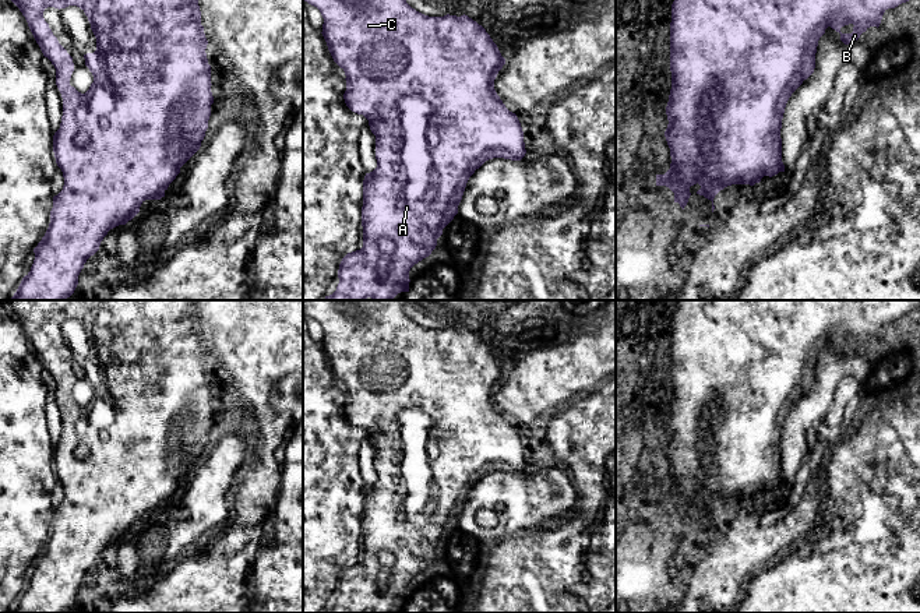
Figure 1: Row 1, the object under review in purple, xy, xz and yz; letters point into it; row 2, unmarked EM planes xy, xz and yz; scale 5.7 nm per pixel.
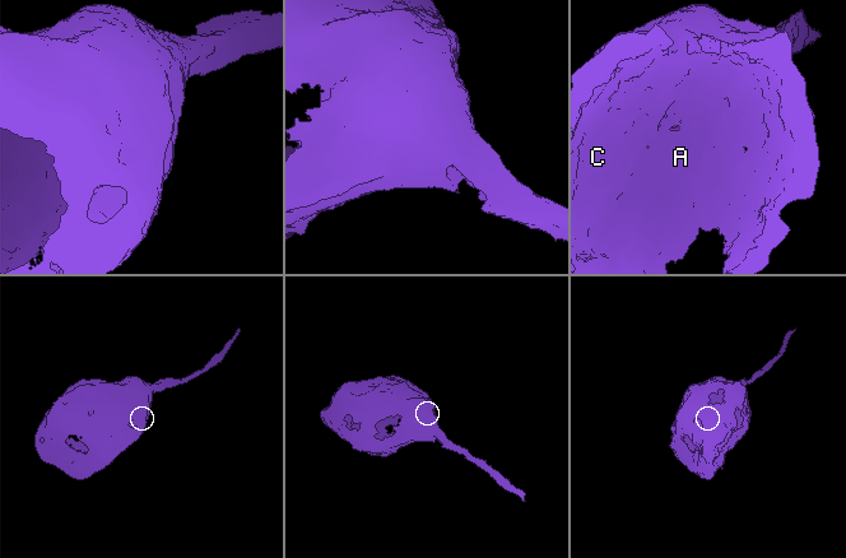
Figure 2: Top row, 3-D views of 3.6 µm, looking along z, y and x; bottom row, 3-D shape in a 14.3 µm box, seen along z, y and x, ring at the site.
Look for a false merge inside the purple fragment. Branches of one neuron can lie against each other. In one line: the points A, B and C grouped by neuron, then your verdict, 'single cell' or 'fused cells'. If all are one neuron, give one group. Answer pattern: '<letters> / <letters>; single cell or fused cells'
A C / B; fused cells

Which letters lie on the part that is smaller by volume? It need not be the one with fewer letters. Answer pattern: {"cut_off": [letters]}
{"cut_off": ["B"]}

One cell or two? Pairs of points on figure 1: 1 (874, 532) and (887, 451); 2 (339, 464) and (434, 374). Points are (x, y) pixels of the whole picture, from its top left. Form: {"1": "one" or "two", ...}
{"1": "one", "2": "one"}

